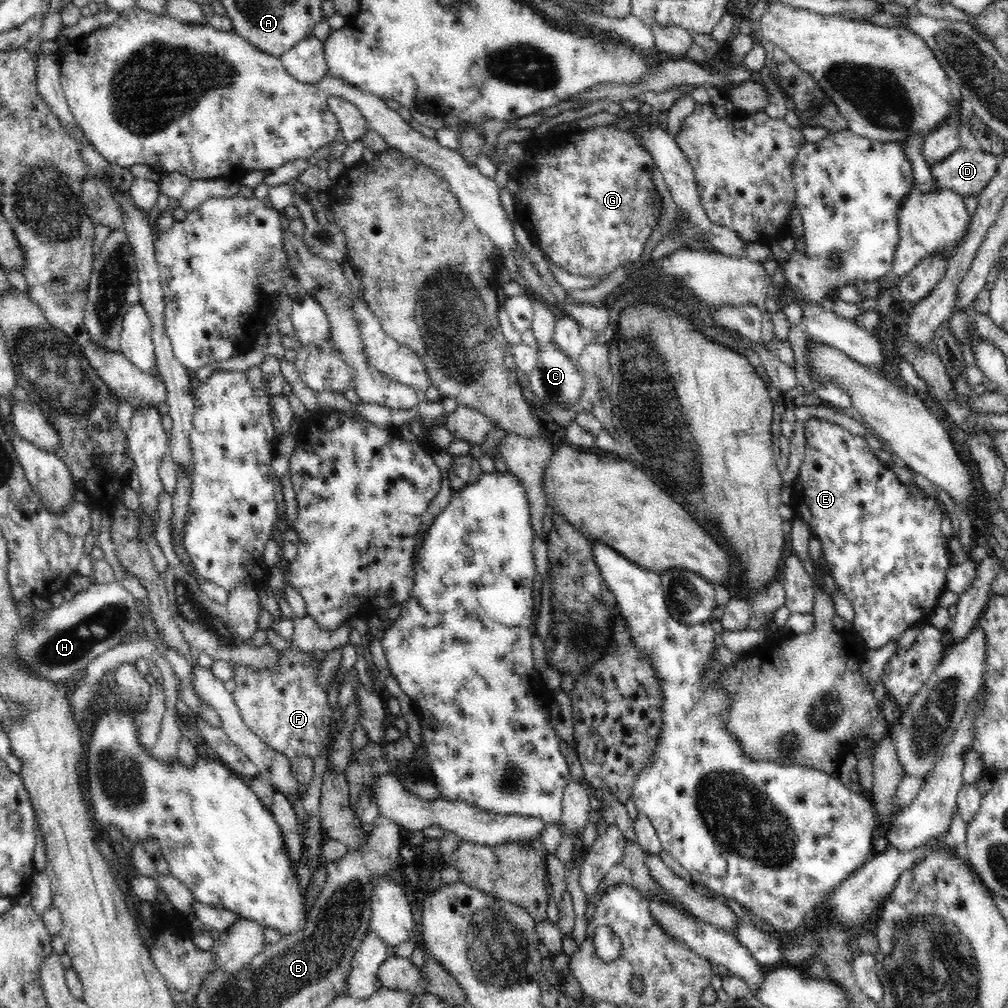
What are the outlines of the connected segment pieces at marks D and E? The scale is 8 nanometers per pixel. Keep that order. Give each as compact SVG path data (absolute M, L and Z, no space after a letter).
M959 148L955 150L944 161L940 161L930 165L931 175L936 180L940 187L946 187L962 196L974 195L976 196L988 182L991 181L992 176L996 174L999 157L987 151L968 150Z
M810 418L804 424L806 437L806 456L802 461L800 473L796 481L792 484L792 500L789 504L794 511L795 518L806 520L806 524L810 526L810 531L814 532L816 540L821 542L822 552L824 553L823 562L826 562L826 571L832 574L832 578L838 584L838 588L844 592L848 601L851 602L855 610L853 621L854 632L857 636L865 640L867 648L878 650L884 644L890 641L898 641L907 628L919 624L920 622L929 622L932 612L939 606L939 600L944 594L947 586L946 575L947 570L951 567L949 559L949 546L947 540L942 534L941 522L943 510L935 505L933 500L929 498L920 499L916 497L907 486L905 486L891 468L879 460L874 454L866 441L866 438L859 434L852 434L849 430L844 430L838 424L818 419Z

